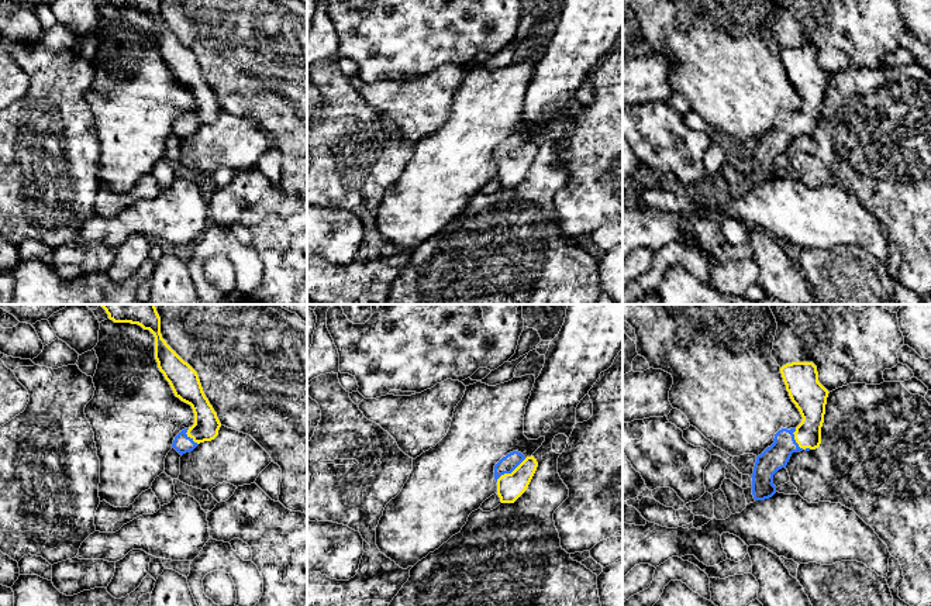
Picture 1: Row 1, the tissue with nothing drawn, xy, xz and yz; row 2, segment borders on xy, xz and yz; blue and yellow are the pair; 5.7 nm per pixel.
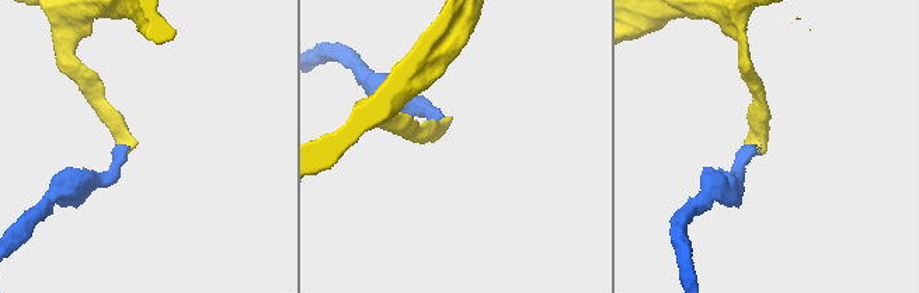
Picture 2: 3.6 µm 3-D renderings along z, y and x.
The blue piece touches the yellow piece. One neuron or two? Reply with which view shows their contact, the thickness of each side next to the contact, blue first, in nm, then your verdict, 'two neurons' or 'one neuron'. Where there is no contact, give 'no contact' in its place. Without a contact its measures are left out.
contact in xz; calibres 100 and 160 nm; one neuron

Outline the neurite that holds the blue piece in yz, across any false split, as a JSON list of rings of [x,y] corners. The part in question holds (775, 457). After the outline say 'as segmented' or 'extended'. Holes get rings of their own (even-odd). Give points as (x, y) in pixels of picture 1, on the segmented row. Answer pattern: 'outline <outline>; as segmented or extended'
outline [[[792,362],[780,368],[786,390],[803,420],[796,428],[782,428],[773,444],[756,457],[752,478],[755,500],[765,500],[776,493],[773,475],[785,468],[793,452],[816,450],[821,444],[828,390],[818,382],[813,362]]]; extended

